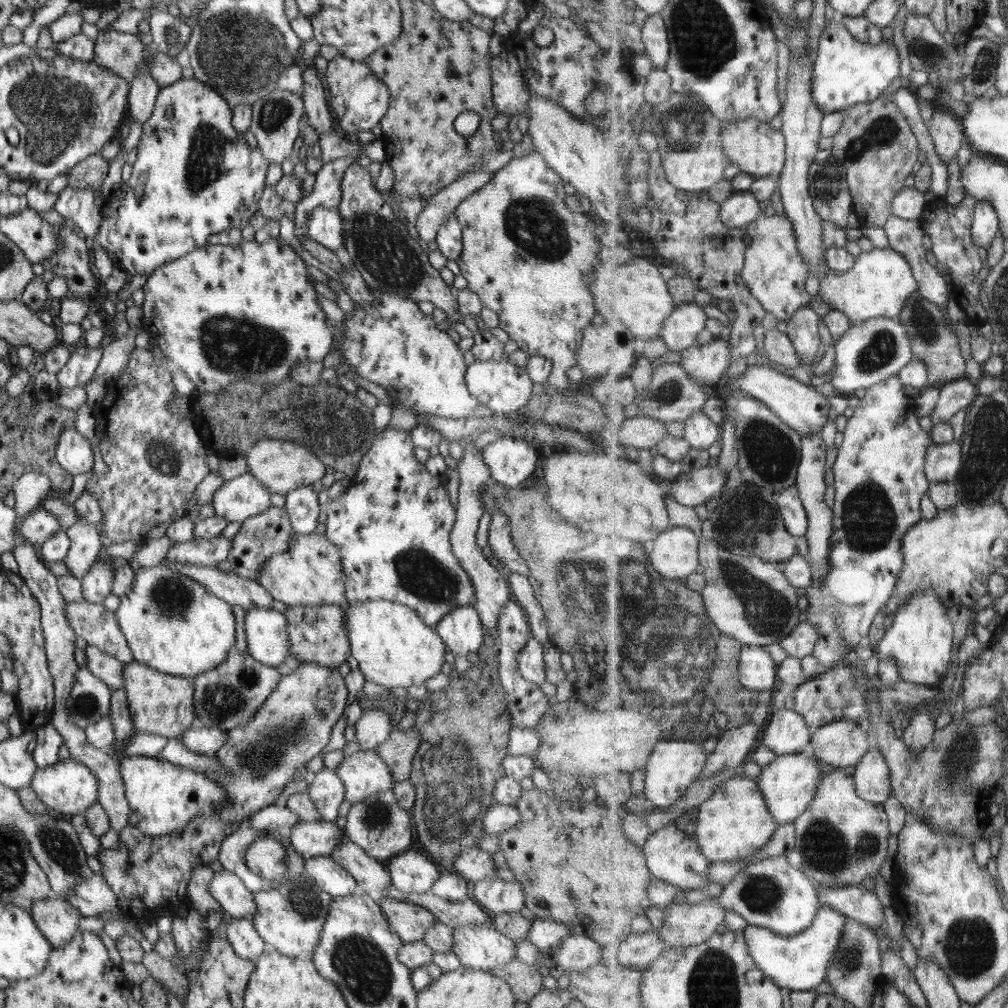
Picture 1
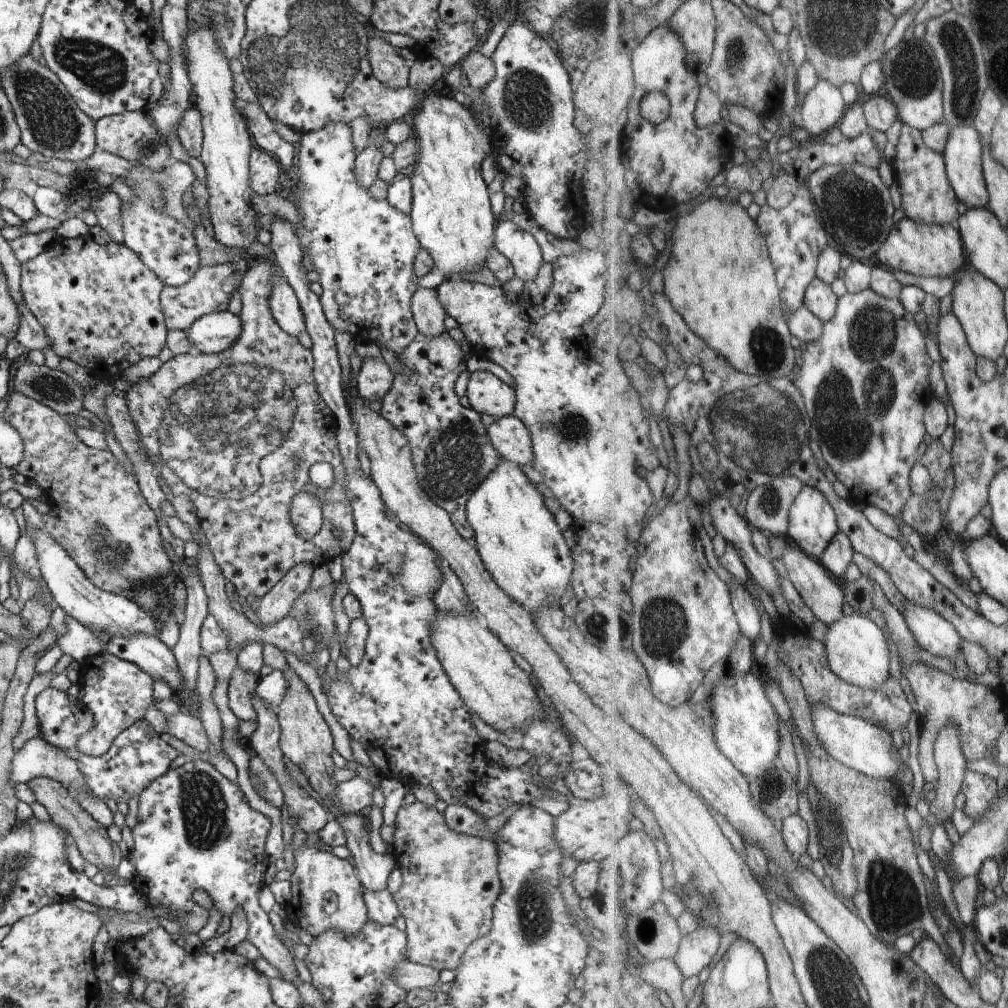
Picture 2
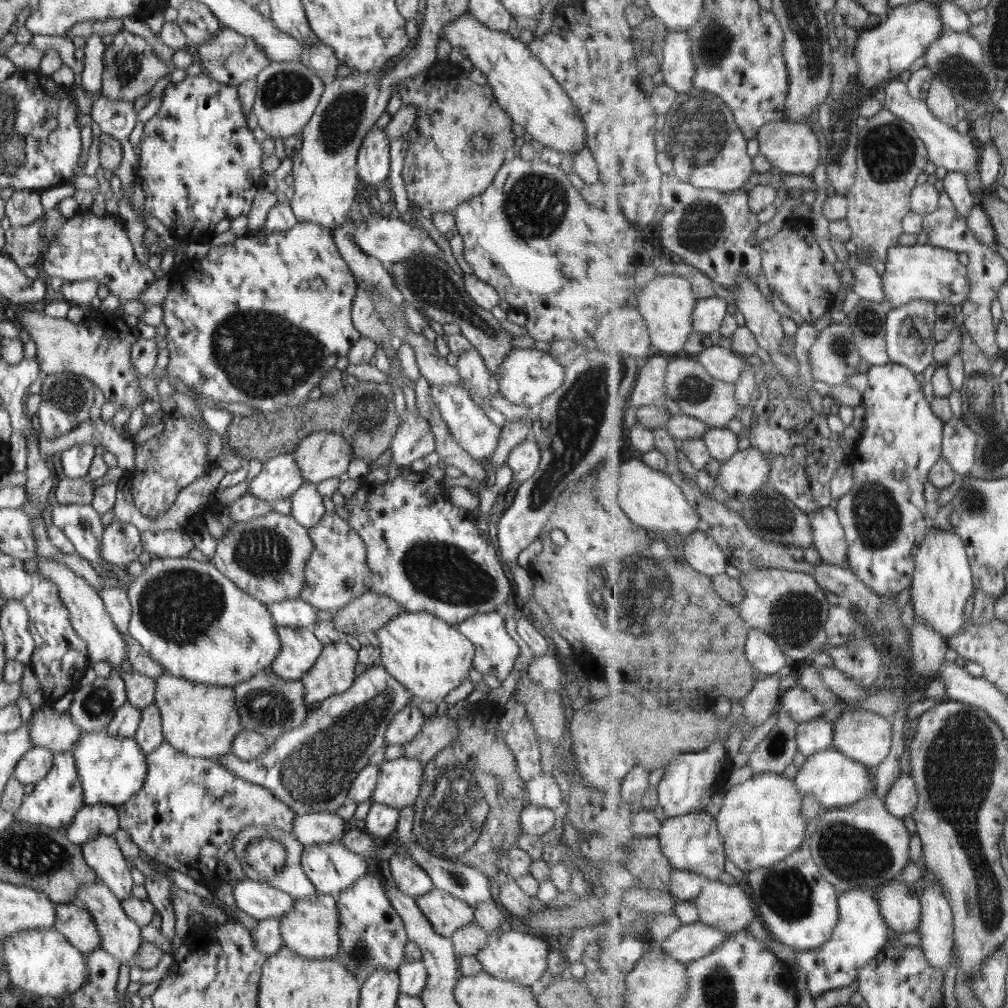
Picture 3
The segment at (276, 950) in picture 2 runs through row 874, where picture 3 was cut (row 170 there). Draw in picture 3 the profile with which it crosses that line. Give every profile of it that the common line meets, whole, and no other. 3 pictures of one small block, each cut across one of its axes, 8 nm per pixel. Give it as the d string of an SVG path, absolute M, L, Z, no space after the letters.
M206 72L197 75L187 75L182 81L169 83L165 88L162 97L162 104L157 113L144 124L143 135L141 136L141 154L139 168L136 172L136 182L141 184L145 196L145 212L158 218L162 224L170 228L172 234L180 242L198 243L214 235L214 229L218 222L226 223L240 214L248 214L252 202L259 190L266 188L268 178L260 166L262 166L262 145L256 141L253 134L253 124L245 117L243 106L234 85L227 85L215 81Z

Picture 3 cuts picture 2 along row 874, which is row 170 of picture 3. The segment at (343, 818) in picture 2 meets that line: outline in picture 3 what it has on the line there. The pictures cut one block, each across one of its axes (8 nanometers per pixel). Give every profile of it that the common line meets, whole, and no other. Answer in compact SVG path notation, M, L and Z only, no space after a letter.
M374 126L363 138L357 156L359 179L375 188L385 185L390 170L389 136L385 128Z

